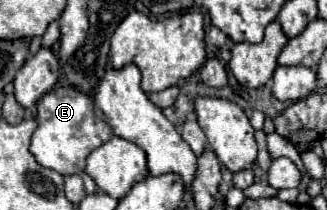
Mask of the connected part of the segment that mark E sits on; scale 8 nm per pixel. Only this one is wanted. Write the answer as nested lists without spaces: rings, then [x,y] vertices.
[[[72,86],[54,88],[48,94],[44,94],[38,102],[36,122],[38,128],[32,136],[30,152],[40,166],[56,170],[62,176],[82,174],[88,154],[114,136],[112,128],[94,114],[92,98],[78,92]]]

